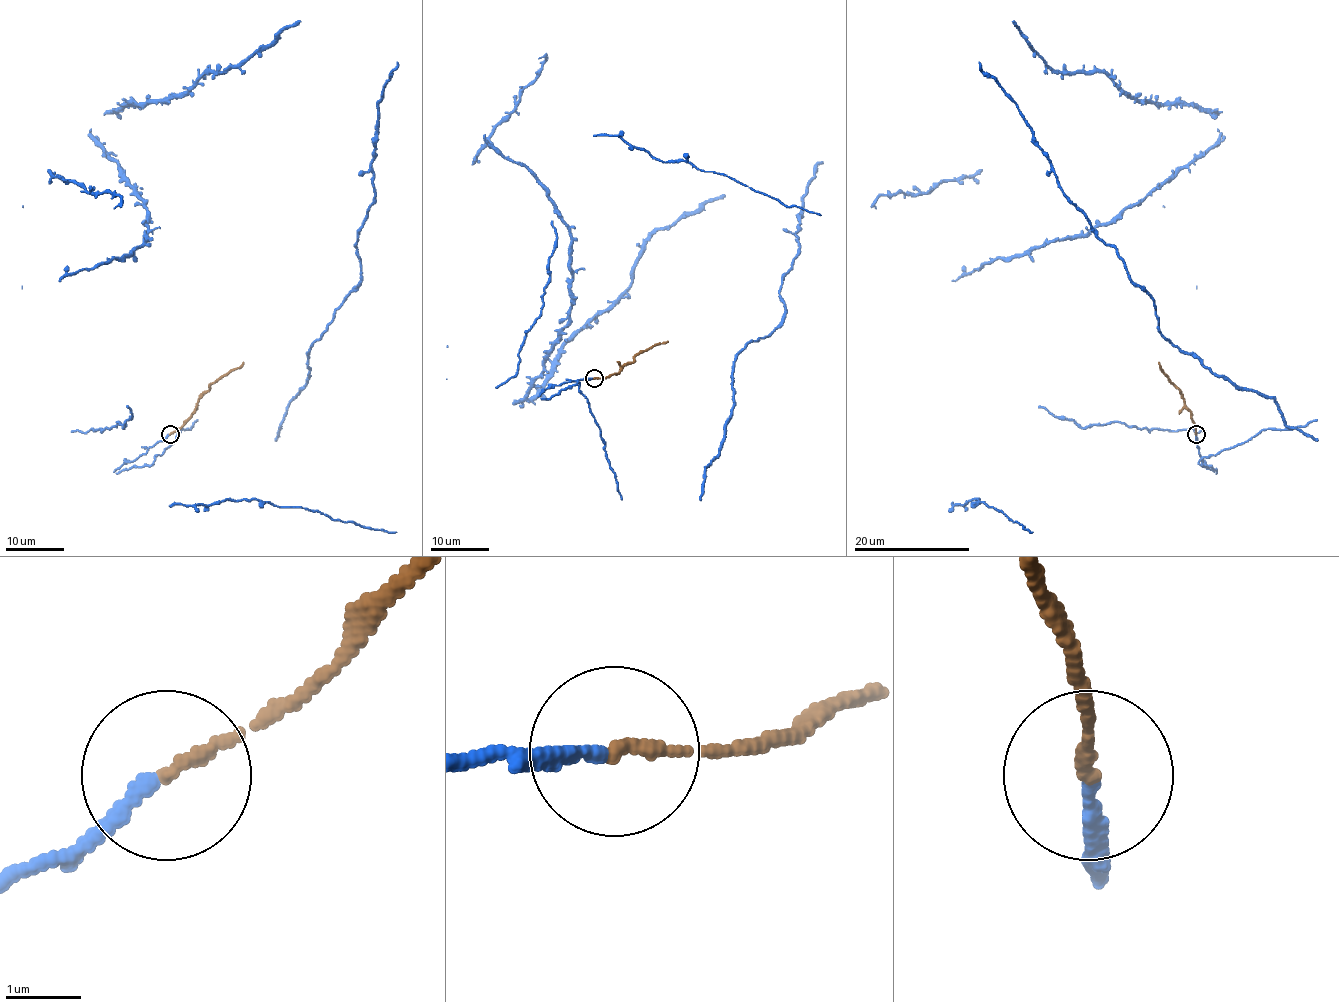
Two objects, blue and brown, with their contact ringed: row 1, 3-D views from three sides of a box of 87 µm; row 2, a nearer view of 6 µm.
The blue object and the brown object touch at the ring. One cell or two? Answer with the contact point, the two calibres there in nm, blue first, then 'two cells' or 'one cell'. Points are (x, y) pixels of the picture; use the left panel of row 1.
(170, 434) | 200/160 nm | two cells

